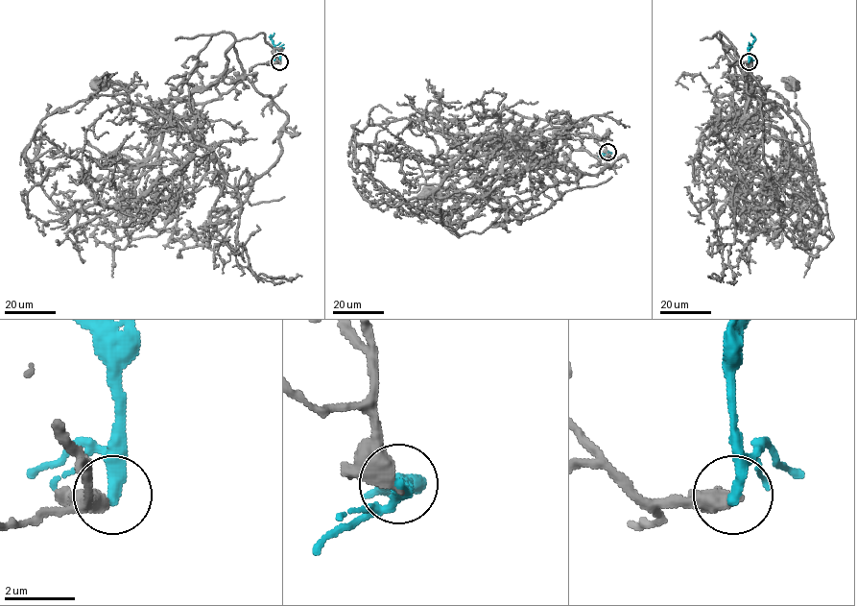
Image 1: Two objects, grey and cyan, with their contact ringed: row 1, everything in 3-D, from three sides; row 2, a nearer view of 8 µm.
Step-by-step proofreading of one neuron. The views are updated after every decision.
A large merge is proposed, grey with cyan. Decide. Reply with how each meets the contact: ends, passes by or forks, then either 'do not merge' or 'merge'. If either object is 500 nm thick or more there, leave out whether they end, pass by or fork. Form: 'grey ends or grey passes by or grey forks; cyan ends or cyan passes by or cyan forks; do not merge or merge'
grey ends; cyan ends; do not merge

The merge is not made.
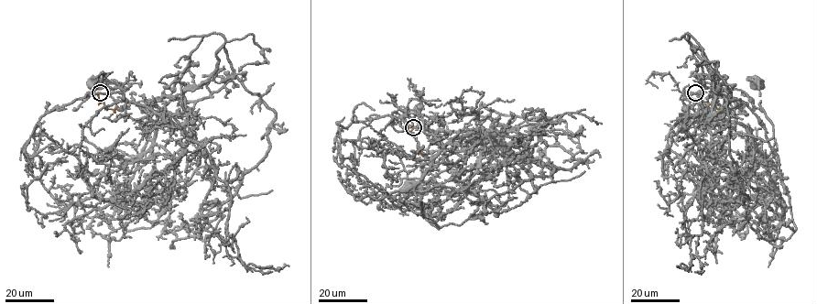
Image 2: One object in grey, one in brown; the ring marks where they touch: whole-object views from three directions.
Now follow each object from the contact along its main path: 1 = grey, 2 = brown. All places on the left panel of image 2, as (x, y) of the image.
1: (100, 92), (118, 92), (121, 89), (114, 87), (106, 94), (95, 92), (97, 81)
2: (100, 92), (99, 103), (104, 103), (104, 108), (117, 107)

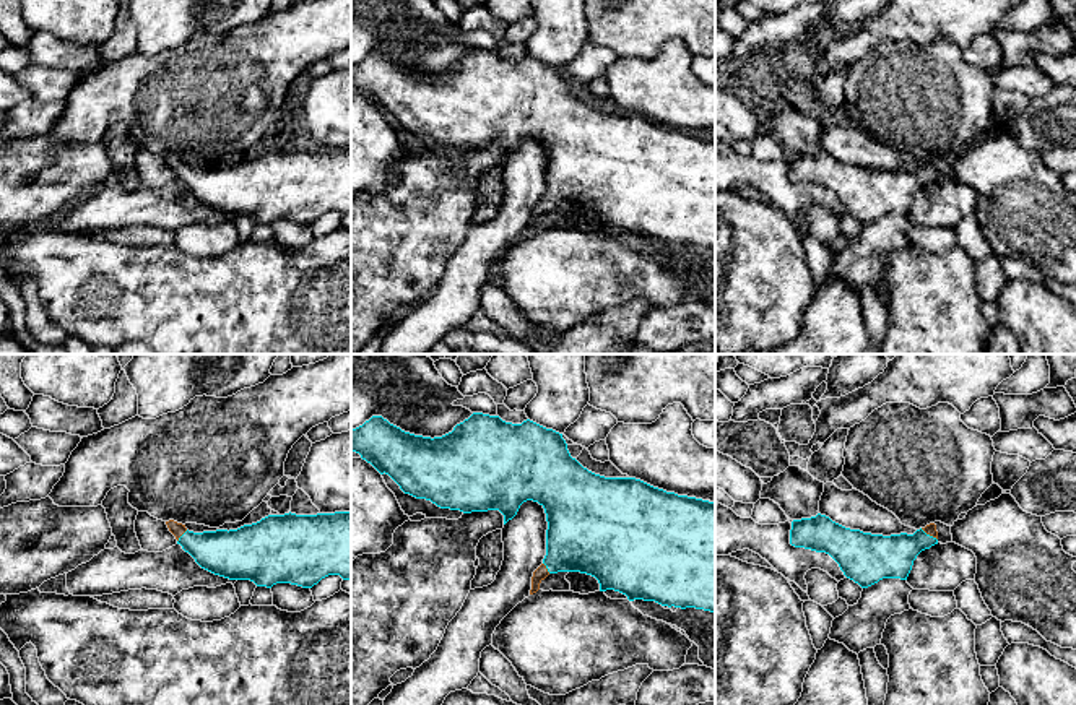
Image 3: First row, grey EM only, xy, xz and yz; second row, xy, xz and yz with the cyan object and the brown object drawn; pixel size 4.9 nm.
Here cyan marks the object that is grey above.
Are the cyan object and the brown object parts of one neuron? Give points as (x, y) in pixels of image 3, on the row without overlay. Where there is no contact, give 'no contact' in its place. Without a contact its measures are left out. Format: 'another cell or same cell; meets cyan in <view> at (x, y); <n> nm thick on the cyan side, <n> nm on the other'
same cell; meets cyan in xy at (181, 173); 220 nm thick on the cyan side, 70 nm on the other

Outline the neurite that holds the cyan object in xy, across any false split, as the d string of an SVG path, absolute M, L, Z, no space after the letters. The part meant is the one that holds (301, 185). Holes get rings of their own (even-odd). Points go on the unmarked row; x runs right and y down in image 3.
M351 148L268 151L257 159L229 167L193 169L174 156L166 158L166 161L177 180L202 205L229 216L250 216L257 223L267 224L276 219L312 224L328 211L351 216Z

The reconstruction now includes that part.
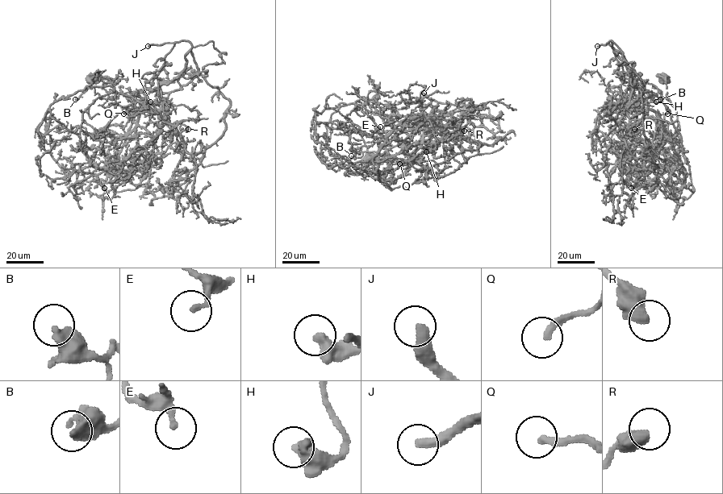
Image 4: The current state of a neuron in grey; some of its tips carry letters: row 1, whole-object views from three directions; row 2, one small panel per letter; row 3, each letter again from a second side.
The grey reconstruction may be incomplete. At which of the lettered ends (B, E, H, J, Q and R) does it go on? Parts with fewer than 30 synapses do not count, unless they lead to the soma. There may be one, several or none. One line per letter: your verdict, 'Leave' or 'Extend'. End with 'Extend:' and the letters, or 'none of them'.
B: Leave
E: Leave
H: Leave
J: Extend
Q: Extend
R: Leave
Extend: J, Q

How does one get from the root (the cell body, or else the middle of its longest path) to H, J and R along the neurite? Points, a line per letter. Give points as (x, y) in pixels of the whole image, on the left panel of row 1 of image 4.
H: (94, 76), (93, 86), (110, 82), (136, 101), (156, 105), (169, 93), (150, 101)
J: (94, 76), (93, 86), (110, 82), (116, 92), (157, 112), (164, 101), (155, 72), (174, 43), (148, 46)
R: (94, 76), (93, 86), (110, 82), (116, 92), (131, 95), (156, 112), (163, 125), (179, 122), (188, 129)

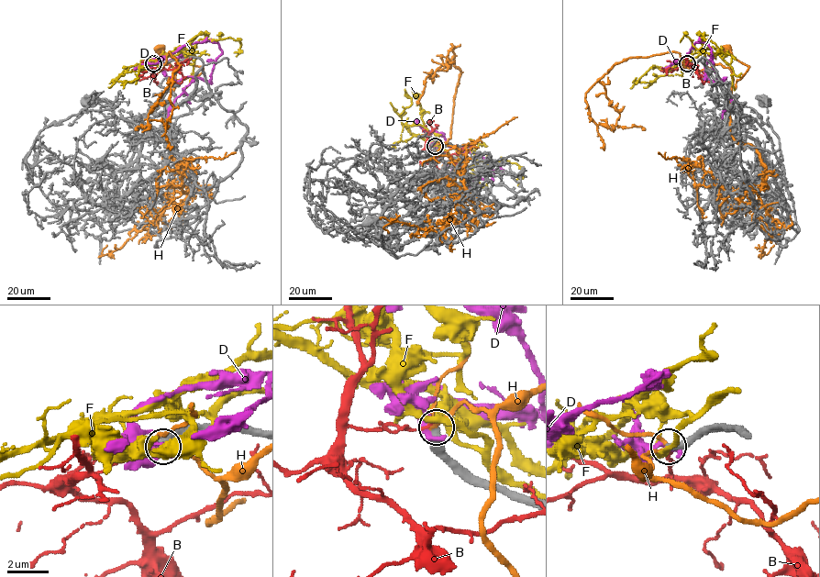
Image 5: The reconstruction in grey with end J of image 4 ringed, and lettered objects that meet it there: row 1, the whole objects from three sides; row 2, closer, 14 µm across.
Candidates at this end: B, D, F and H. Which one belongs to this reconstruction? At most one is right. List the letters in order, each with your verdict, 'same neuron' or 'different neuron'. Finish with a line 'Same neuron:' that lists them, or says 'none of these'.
B: different neuron
D: different neuron
F: different neuron
H: different neuron
Same neuron: none of these

